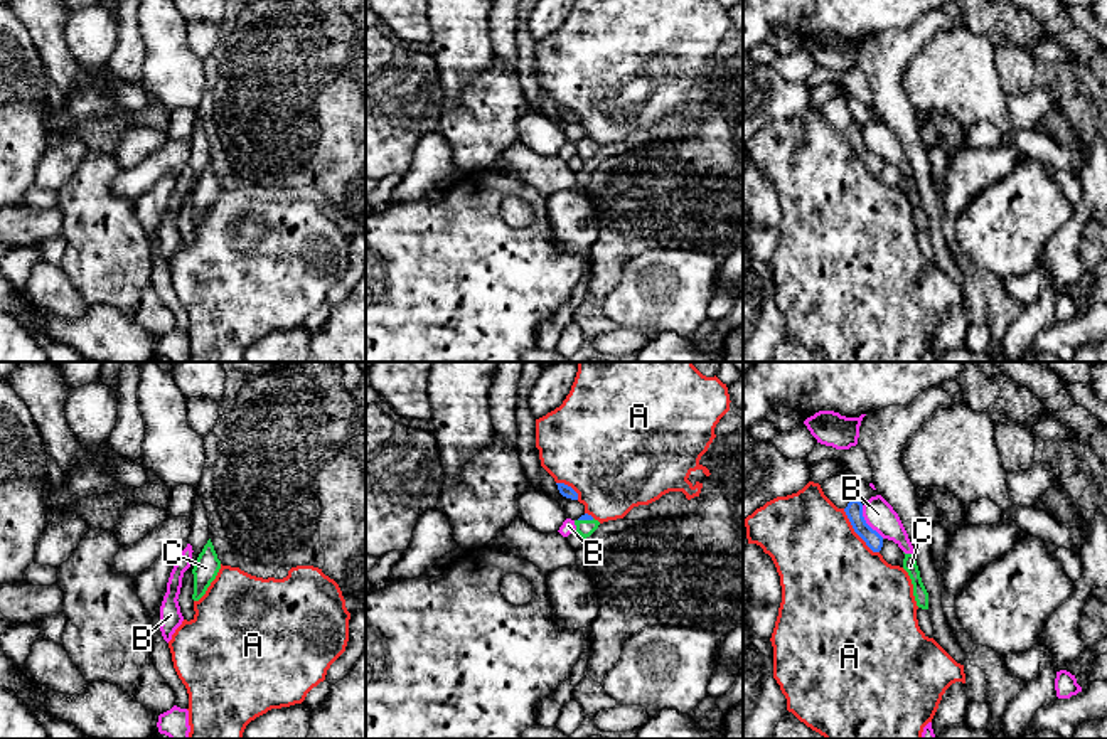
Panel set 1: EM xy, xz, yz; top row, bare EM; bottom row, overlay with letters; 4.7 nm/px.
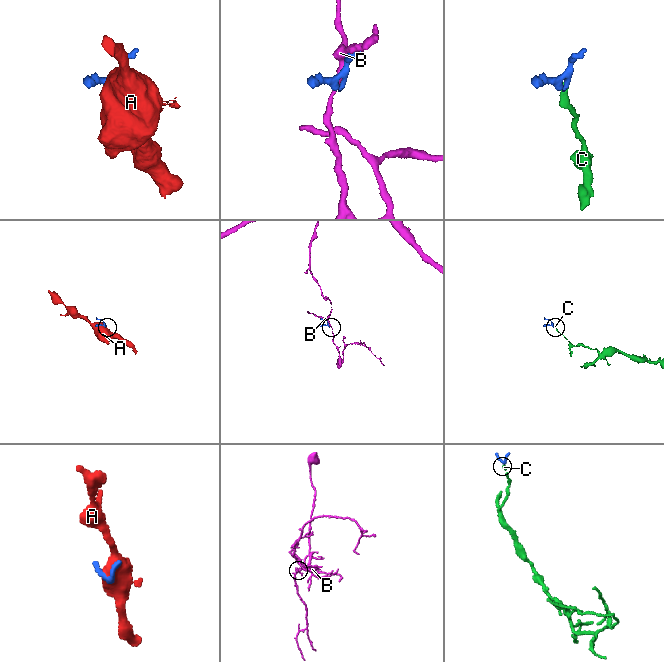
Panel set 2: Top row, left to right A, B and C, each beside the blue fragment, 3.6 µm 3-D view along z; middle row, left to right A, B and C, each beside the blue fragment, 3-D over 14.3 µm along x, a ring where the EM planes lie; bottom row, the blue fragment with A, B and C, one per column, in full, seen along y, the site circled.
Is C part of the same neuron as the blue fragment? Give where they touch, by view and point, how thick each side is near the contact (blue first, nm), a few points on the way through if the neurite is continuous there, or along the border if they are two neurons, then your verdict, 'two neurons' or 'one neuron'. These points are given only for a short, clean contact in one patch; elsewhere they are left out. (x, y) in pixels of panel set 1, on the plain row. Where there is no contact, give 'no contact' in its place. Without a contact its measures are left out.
meets blue in xz at (585, 142); 30 nm thick on the blue side, 80 nm on the other; one neuron

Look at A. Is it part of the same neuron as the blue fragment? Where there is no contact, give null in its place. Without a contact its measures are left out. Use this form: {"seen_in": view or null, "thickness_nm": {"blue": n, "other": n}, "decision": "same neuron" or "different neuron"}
{"seen_in": "yz", "thickness_nm": {"blue": 80, "other": 460}, "decision": "different neuron"}

